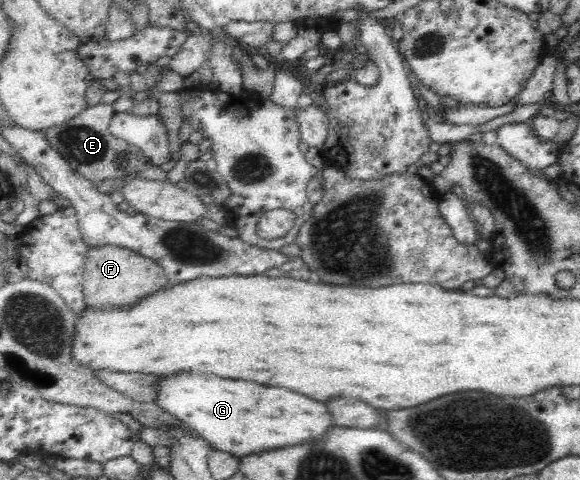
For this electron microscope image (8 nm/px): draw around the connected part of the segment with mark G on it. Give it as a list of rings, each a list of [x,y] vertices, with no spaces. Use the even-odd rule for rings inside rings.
[[[187,373],[159,377],[159,395],[153,403],[199,433],[213,449],[238,457],[319,439],[334,425],[324,402],[279,387],[219,379],[215,375]]]

